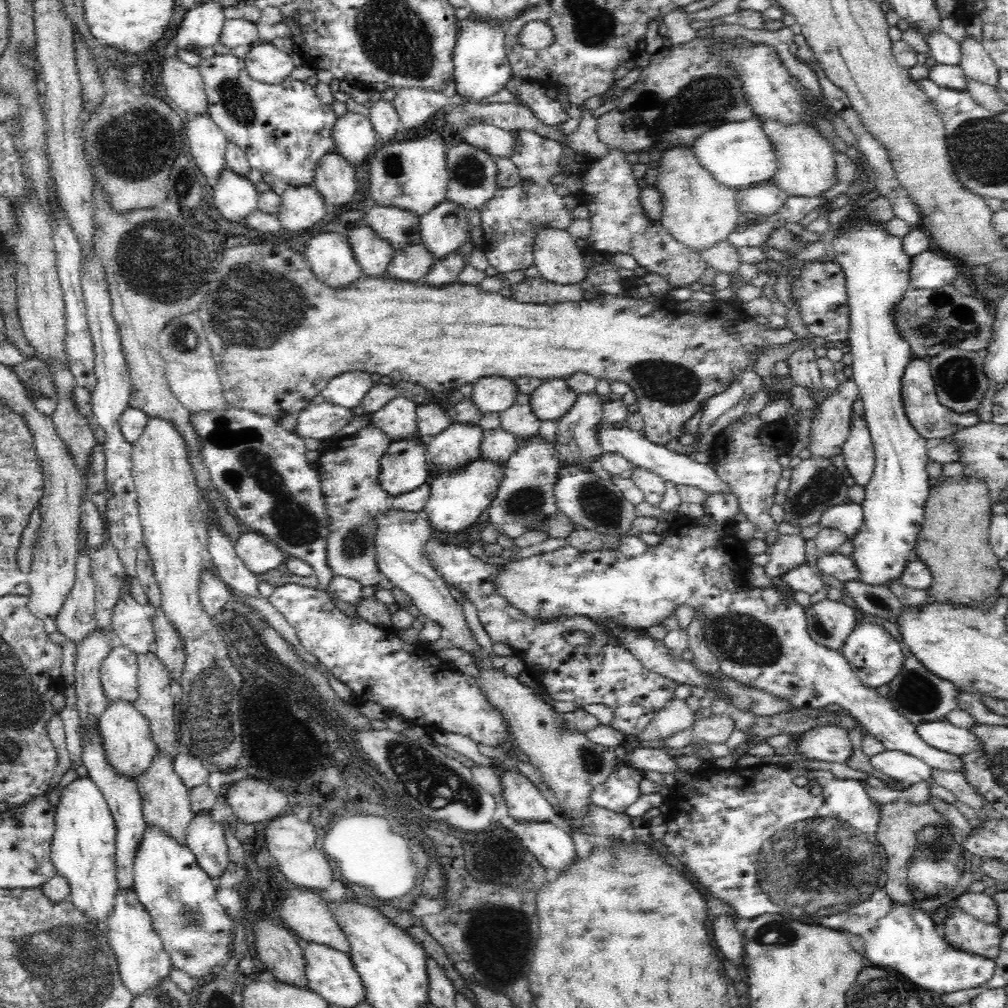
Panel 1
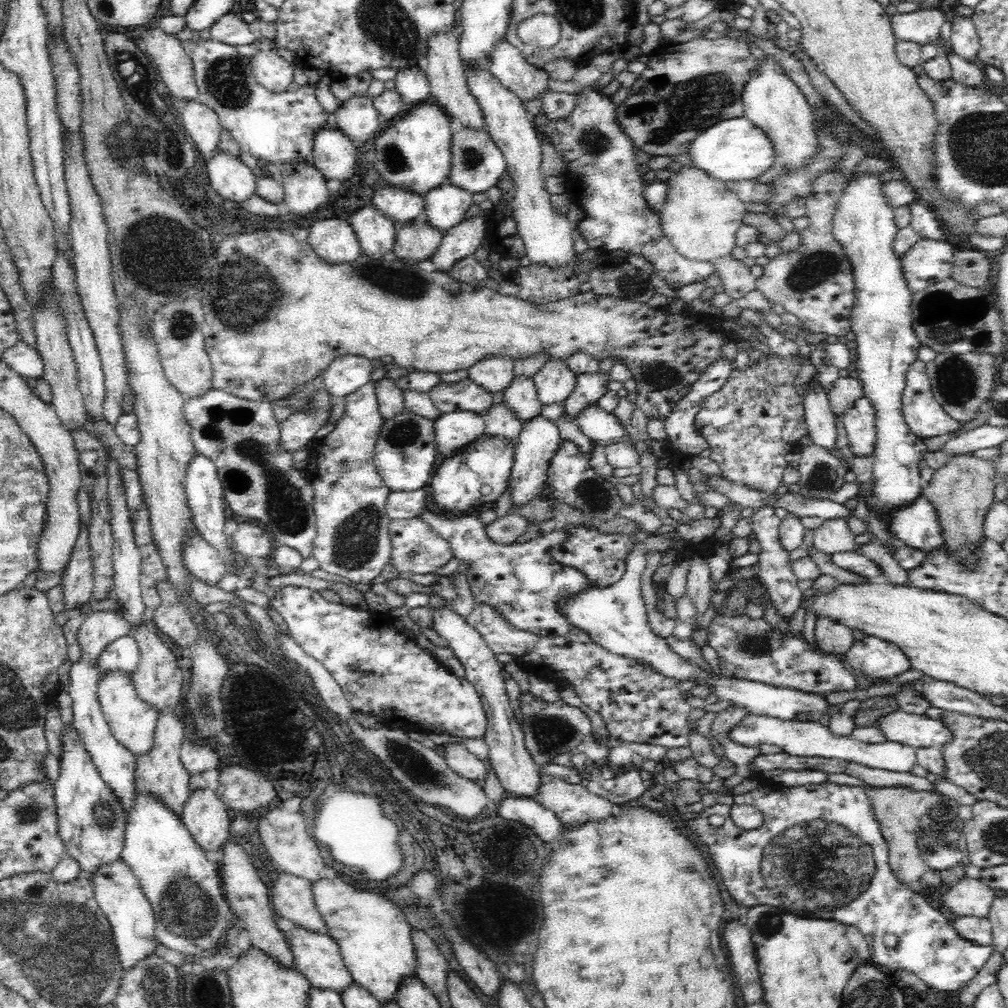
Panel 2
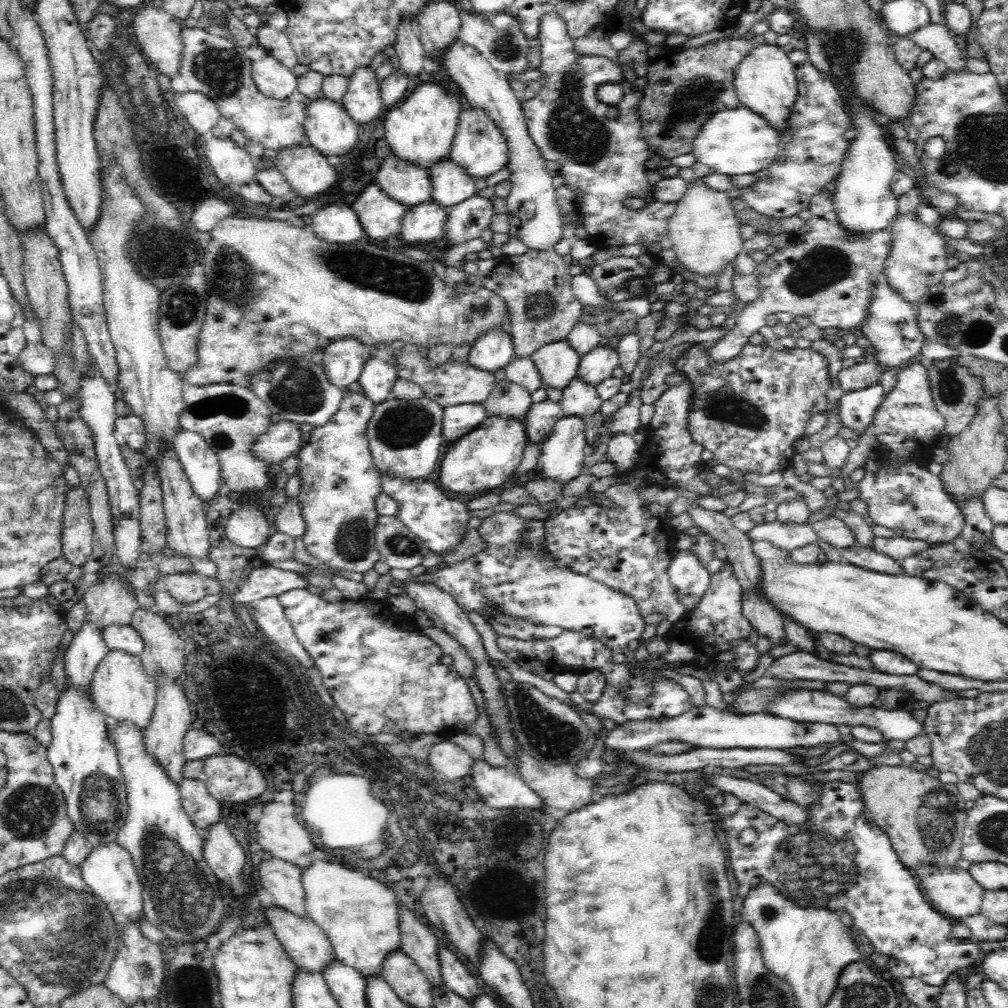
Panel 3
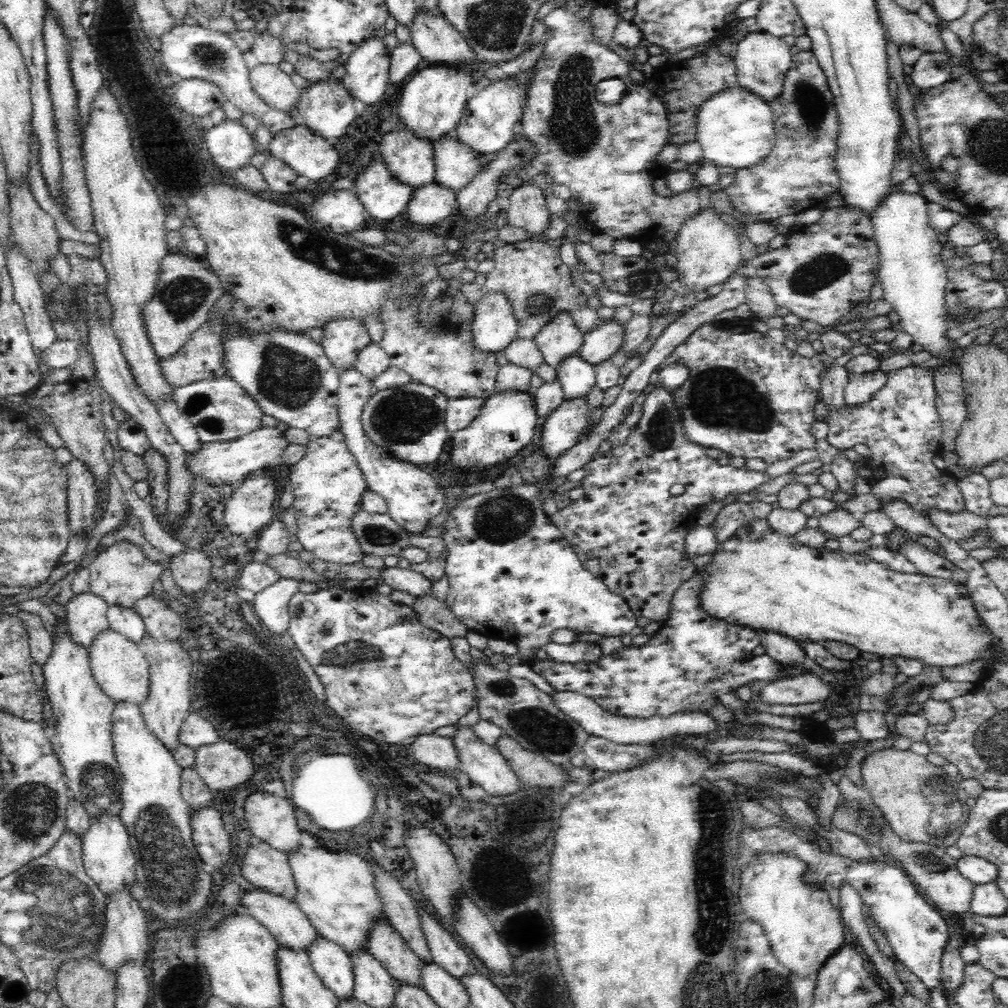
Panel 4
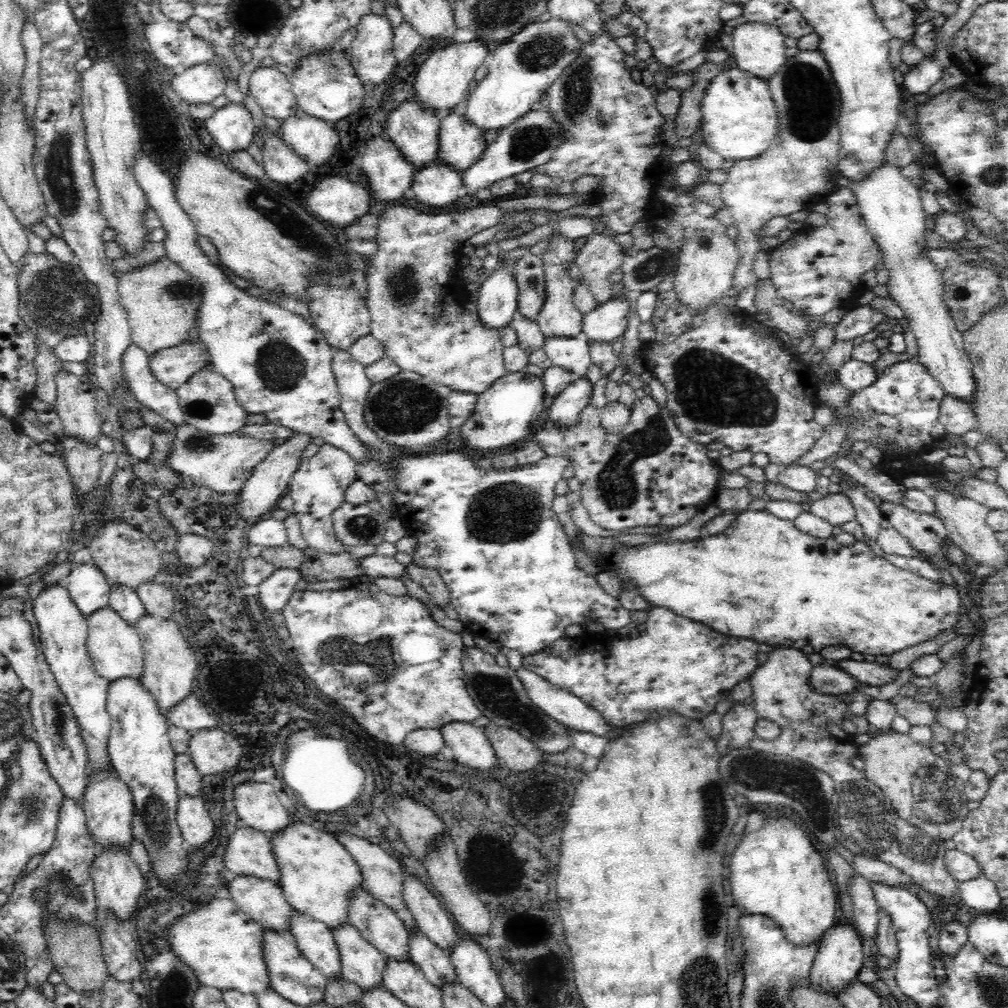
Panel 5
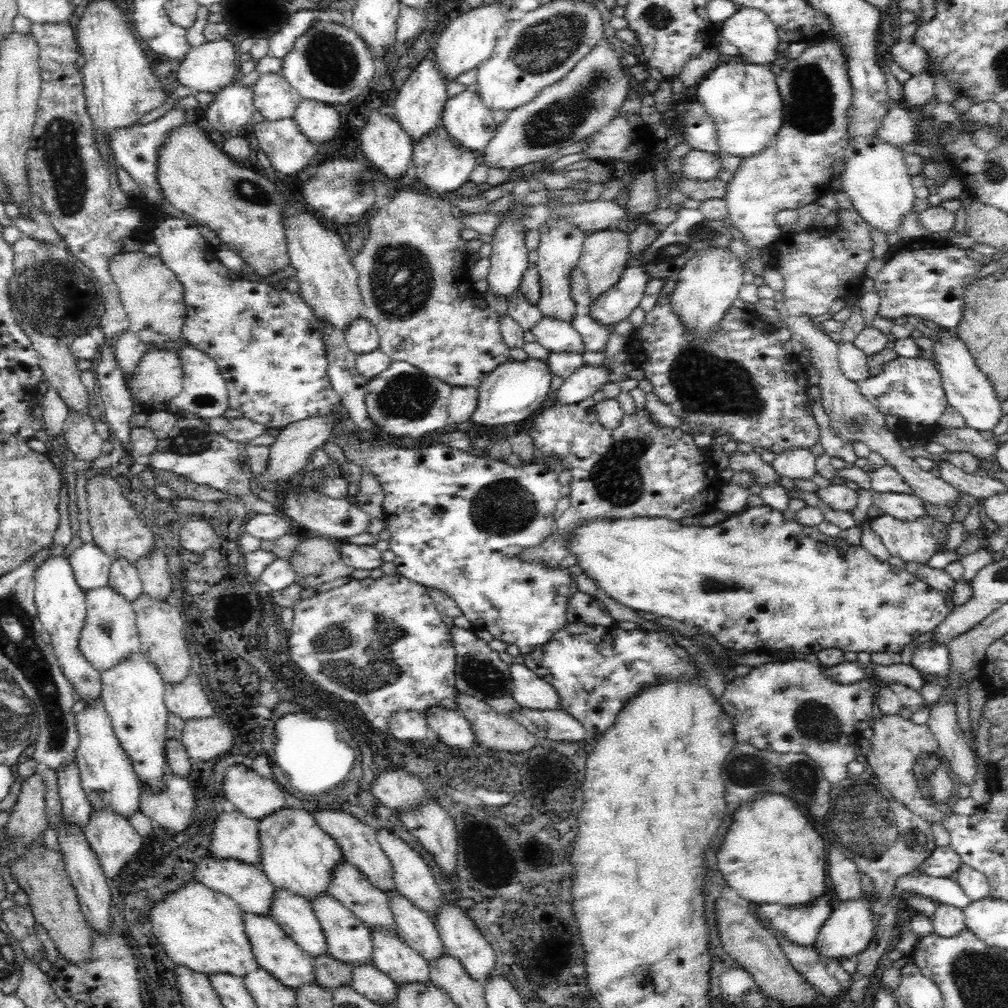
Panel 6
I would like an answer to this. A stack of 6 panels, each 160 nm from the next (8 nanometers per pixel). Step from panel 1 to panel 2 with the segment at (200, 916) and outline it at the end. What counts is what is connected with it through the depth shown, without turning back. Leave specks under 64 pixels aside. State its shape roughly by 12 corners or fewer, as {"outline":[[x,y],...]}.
{"outline":[[136,791],[122,860],[192,961],[234,918],[181,817]]}

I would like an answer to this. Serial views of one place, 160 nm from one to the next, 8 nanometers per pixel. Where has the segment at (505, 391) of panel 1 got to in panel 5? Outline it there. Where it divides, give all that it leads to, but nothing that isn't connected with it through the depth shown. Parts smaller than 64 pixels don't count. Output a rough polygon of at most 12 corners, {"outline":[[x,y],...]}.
{"outline":[[505,254],[480,285],[477,311],[492,329],[518,305],[515,269]]}

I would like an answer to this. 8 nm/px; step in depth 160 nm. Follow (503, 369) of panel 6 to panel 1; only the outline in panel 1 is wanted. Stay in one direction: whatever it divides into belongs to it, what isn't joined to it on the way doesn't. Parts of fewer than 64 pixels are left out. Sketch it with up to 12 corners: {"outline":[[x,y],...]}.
{"outline":[[480,456],[430,482],[429,524],[460,534],[496,496],[502,465]]}

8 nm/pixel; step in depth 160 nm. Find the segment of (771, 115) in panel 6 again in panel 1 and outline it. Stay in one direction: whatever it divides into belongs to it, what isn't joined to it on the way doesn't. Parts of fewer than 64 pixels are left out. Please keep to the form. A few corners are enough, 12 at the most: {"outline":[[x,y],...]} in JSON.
{"outline":[[755,117],[720,123],[692,146],[721,185],[770,181],[774,145]]}

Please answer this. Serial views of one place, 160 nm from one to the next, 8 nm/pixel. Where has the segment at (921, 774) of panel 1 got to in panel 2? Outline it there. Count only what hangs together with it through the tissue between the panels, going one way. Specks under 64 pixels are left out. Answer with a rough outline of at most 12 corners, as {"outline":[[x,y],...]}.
{"outline":[[742,718],[730,741],[911,773],[916,749],[835,736],[825,721]]}

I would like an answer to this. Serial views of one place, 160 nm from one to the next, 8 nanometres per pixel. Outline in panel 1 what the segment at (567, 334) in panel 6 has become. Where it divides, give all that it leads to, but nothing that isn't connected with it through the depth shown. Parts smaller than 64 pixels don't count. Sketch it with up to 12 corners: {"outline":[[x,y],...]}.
{"outline":[[599,427],[604,453],[676,485],[732,494],[710,464],[650,442],[641,431]]}

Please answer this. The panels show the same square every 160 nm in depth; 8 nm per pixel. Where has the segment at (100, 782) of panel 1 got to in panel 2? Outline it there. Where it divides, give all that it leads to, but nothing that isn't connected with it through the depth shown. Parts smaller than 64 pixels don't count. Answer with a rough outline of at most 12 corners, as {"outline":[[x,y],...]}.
{"outline":[[80,656],[66,689],[73,726],[126,816],[135,799],[137,756],[103,716],[98,663]]}

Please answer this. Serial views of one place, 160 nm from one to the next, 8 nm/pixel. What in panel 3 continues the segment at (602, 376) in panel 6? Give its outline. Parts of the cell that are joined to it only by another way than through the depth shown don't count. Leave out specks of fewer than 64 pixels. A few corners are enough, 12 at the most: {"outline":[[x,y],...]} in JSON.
{"outline":[[563,415],[535,471],[563,484],[586,472],[586,423]]}

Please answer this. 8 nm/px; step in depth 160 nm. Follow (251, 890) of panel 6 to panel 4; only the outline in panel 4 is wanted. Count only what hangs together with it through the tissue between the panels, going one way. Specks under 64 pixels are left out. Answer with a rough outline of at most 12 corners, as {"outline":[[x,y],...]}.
{"outline":[[256,889],[241,902],[288,949],[319,936],[295,901]]}

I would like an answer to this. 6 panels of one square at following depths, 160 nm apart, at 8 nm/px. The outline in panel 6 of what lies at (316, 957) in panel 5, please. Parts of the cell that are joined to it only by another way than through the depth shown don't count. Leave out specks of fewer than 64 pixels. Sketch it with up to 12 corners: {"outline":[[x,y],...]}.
{"outline":[[275,887],[269,915],[308,954],[328,953],[304,897]]}

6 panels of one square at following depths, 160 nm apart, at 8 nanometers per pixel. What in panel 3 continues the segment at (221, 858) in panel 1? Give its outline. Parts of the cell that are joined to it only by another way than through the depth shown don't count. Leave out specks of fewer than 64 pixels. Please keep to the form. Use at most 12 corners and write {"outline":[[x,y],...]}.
{"outline":[[184,779],[182,806],[196,828],[221,820],[205,782]]}

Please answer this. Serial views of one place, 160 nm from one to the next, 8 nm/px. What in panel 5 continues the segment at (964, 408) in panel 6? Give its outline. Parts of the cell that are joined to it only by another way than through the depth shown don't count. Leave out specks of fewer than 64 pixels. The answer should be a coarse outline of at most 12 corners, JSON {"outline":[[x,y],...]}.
{"outline":[[884,160],[851,181],[917,340],[917,363],[972,406],[973,363],[926,257],[919,187]]}

